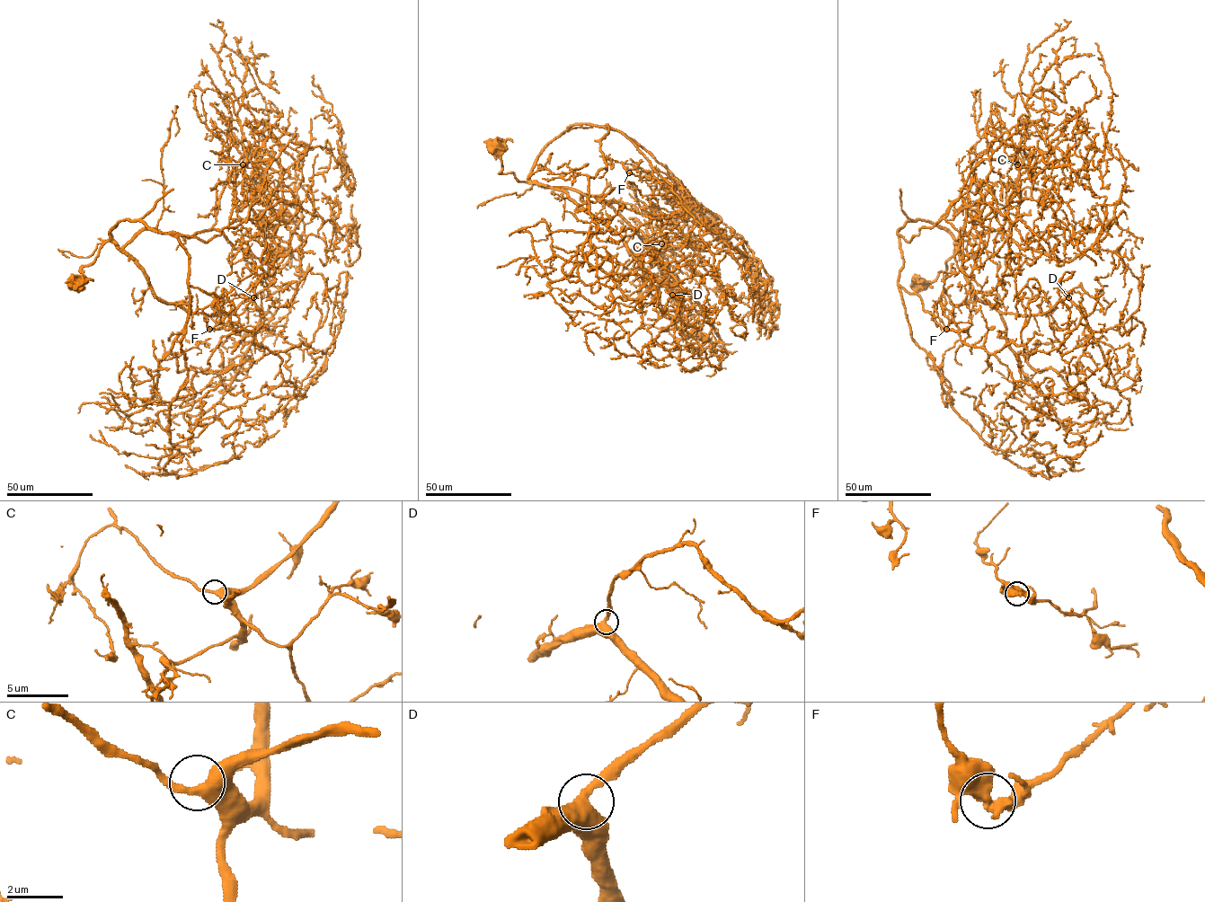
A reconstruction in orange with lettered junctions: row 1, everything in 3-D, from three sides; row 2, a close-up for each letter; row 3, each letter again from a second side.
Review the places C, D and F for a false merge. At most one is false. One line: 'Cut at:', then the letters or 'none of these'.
Cut at: F

